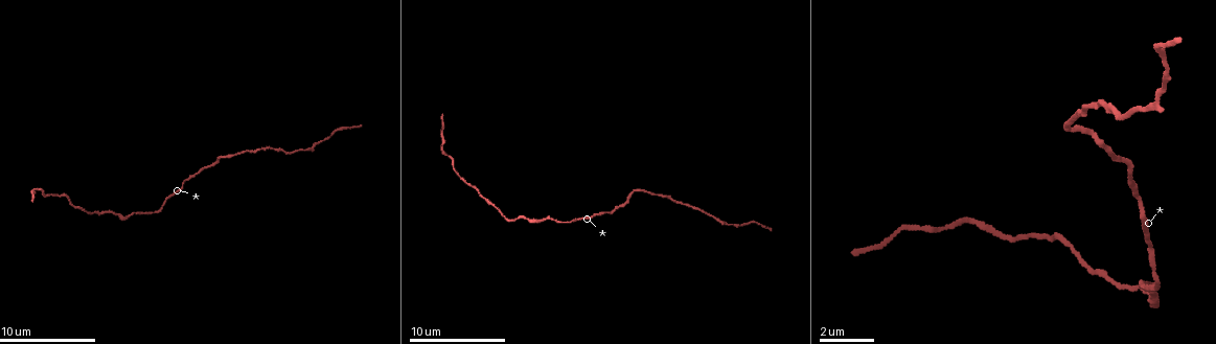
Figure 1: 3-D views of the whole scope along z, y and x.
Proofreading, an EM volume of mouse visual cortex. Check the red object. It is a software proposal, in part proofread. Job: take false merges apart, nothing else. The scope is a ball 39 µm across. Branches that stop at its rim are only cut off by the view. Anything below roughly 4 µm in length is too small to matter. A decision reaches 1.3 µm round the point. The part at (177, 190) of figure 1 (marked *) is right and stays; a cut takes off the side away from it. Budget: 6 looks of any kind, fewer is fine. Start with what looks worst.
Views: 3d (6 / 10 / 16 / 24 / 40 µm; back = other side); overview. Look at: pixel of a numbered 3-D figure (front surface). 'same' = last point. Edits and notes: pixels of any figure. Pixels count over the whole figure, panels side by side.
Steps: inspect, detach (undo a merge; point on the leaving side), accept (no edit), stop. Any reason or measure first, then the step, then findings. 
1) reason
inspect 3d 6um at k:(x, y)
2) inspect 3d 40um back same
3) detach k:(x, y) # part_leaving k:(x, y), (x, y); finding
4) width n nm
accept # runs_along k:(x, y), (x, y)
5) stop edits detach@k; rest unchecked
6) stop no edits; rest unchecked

calibre changes
inspect 3d 16um at 1:(637, 189)

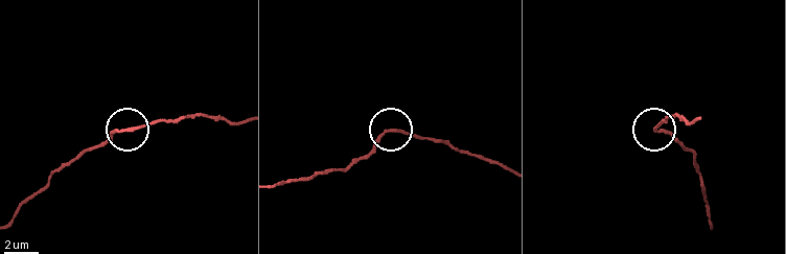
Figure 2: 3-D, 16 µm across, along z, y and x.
inspect 3d 16um back at 2:(390, 132)

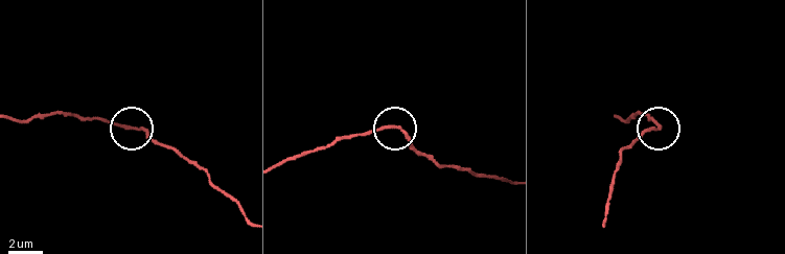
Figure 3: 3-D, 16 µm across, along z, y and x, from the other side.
width 190 nm
accept # runs_along 3:(481, 178), (428, 158), (393, 126), (364, 135), (344, 135); continuous, no second cell

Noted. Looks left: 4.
sudden change in width
inspect 3d 10um at 1:(523, 217)

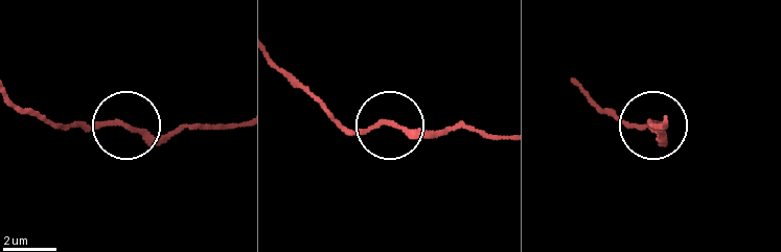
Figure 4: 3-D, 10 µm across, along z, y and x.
accept # runs_along 4:(502, 136), (381, 122), (347, 129), (328, 117); all the same cell

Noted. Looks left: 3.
thick turns thin
inspect 3d 6um at 1:(1142, 109)

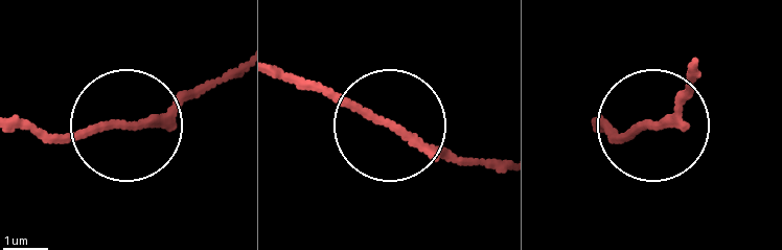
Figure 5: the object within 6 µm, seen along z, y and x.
inspect 3d 6um back at 5:(383, 122)

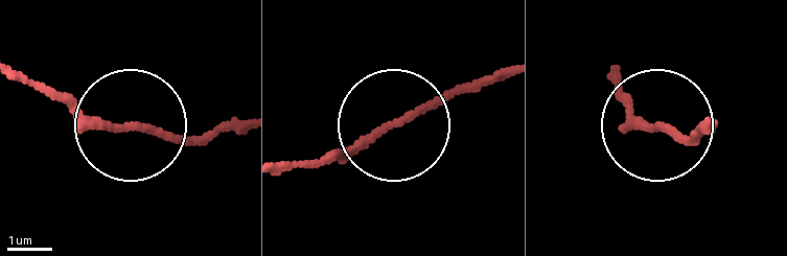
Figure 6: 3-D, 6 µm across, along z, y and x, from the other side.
accept # runs_along 6:(505, 71), (306, 161); continuous, no second cell

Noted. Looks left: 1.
stop no edits; rest unchecked

